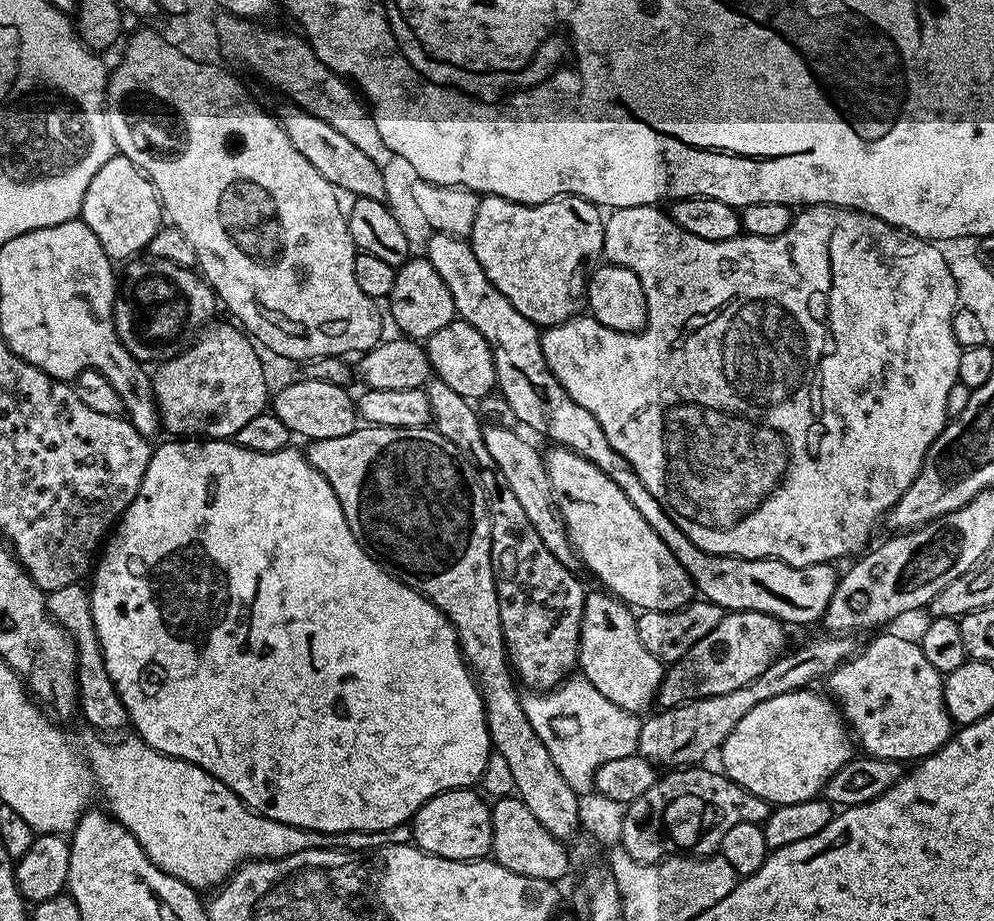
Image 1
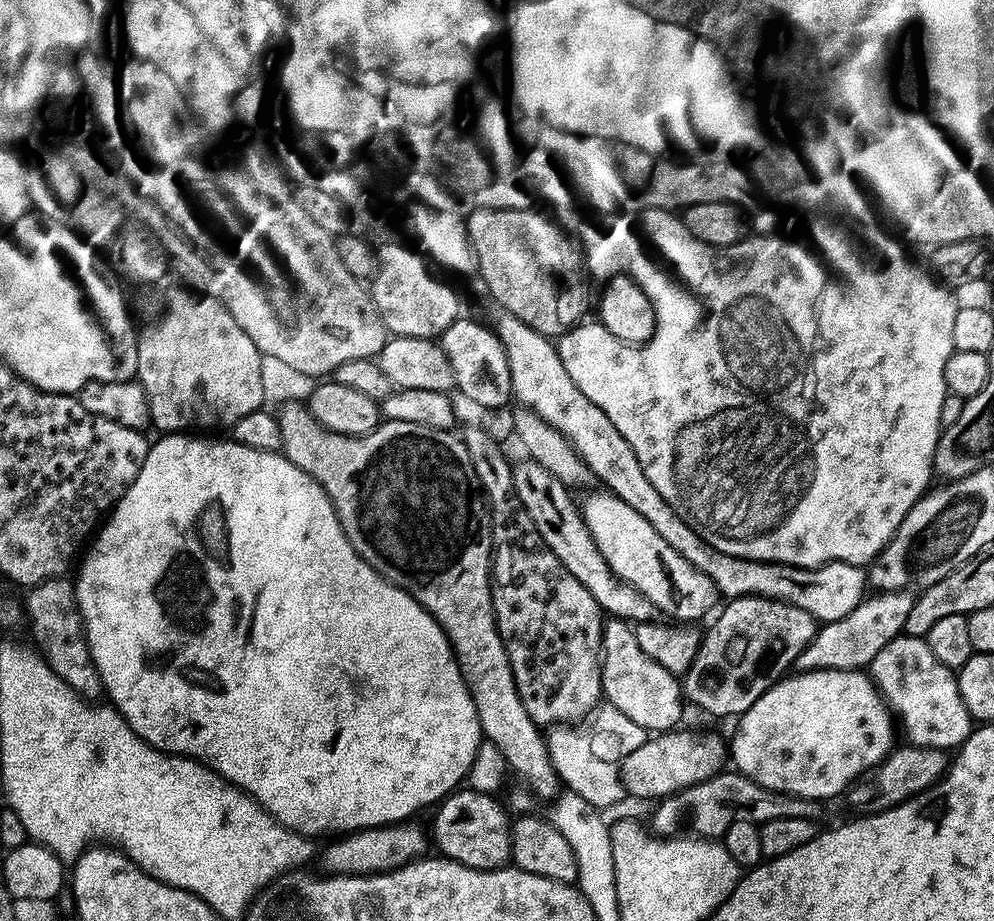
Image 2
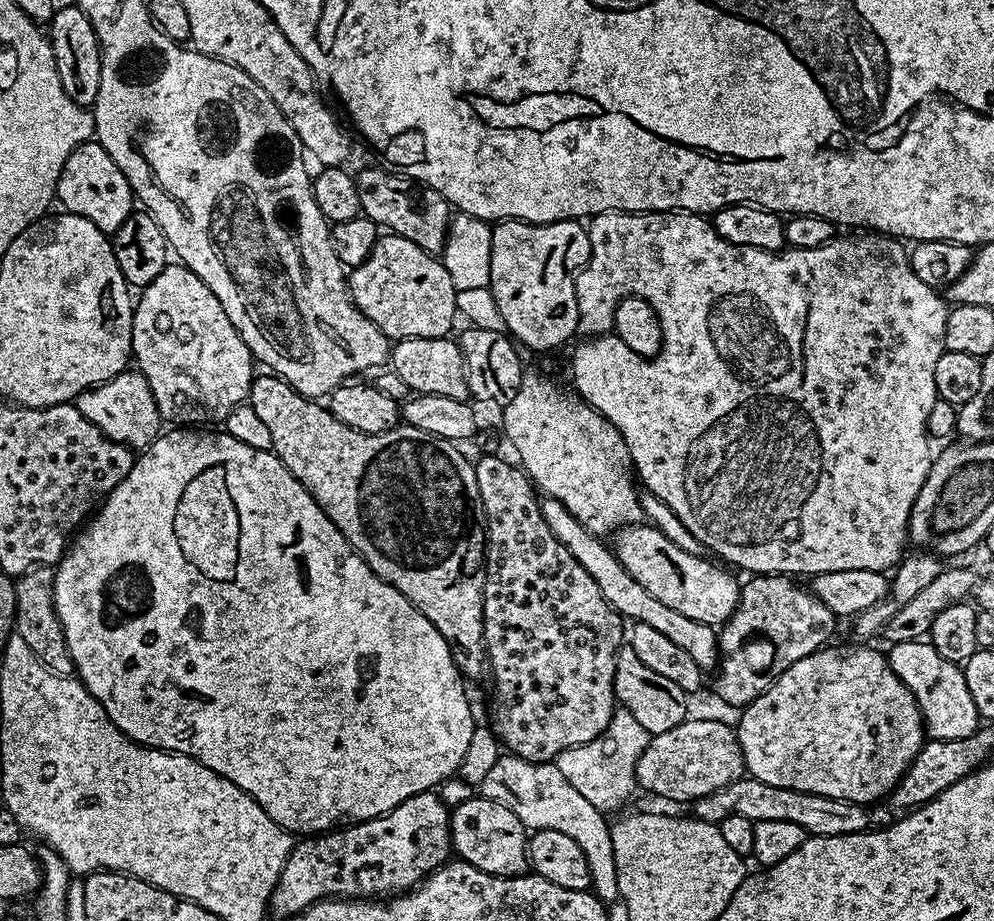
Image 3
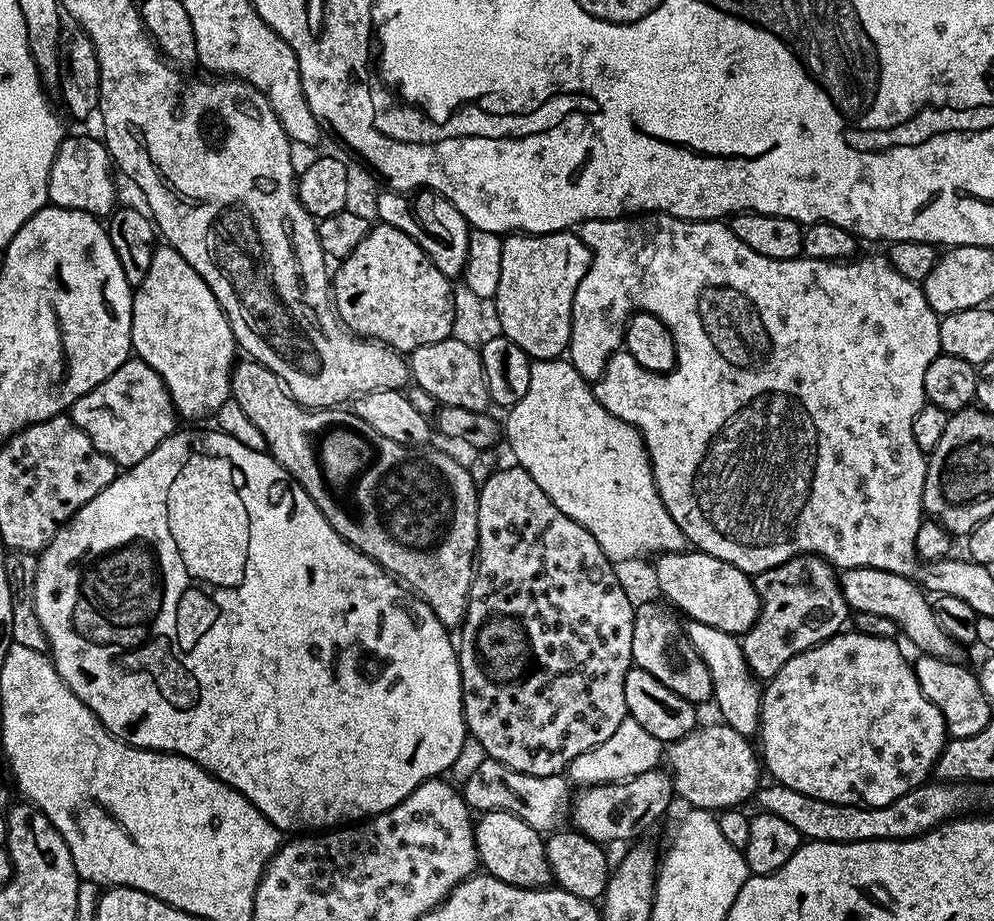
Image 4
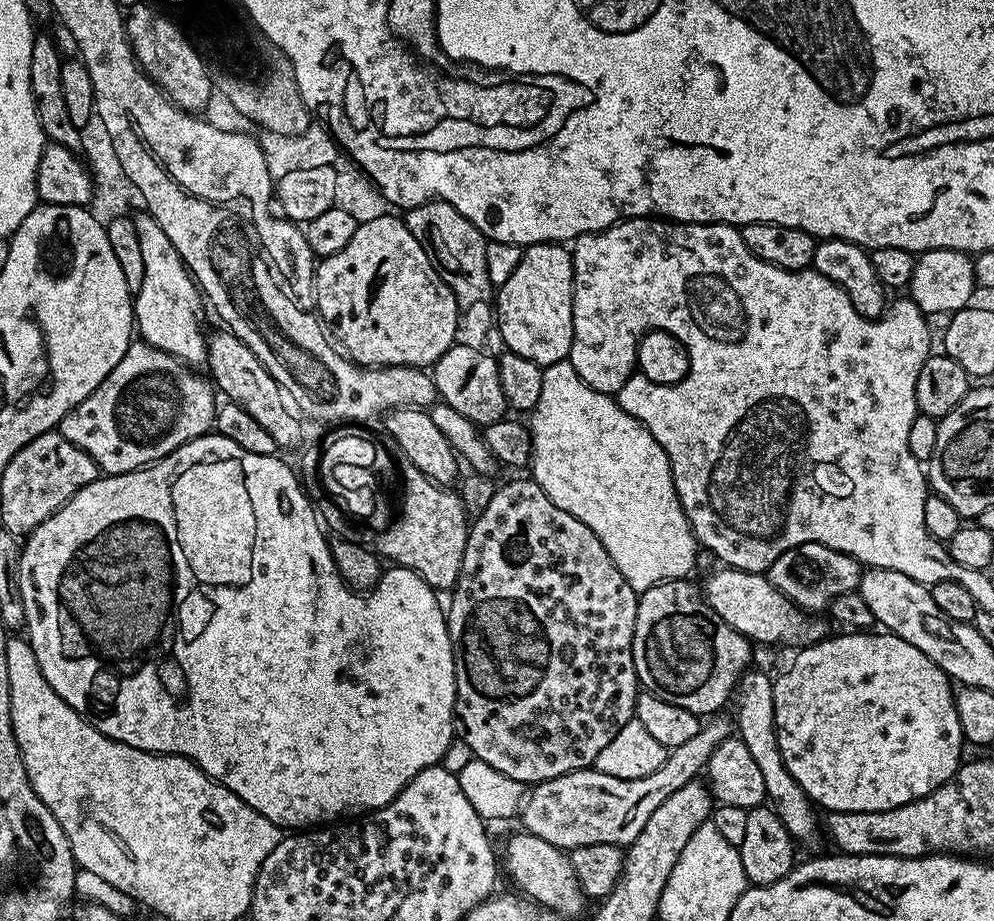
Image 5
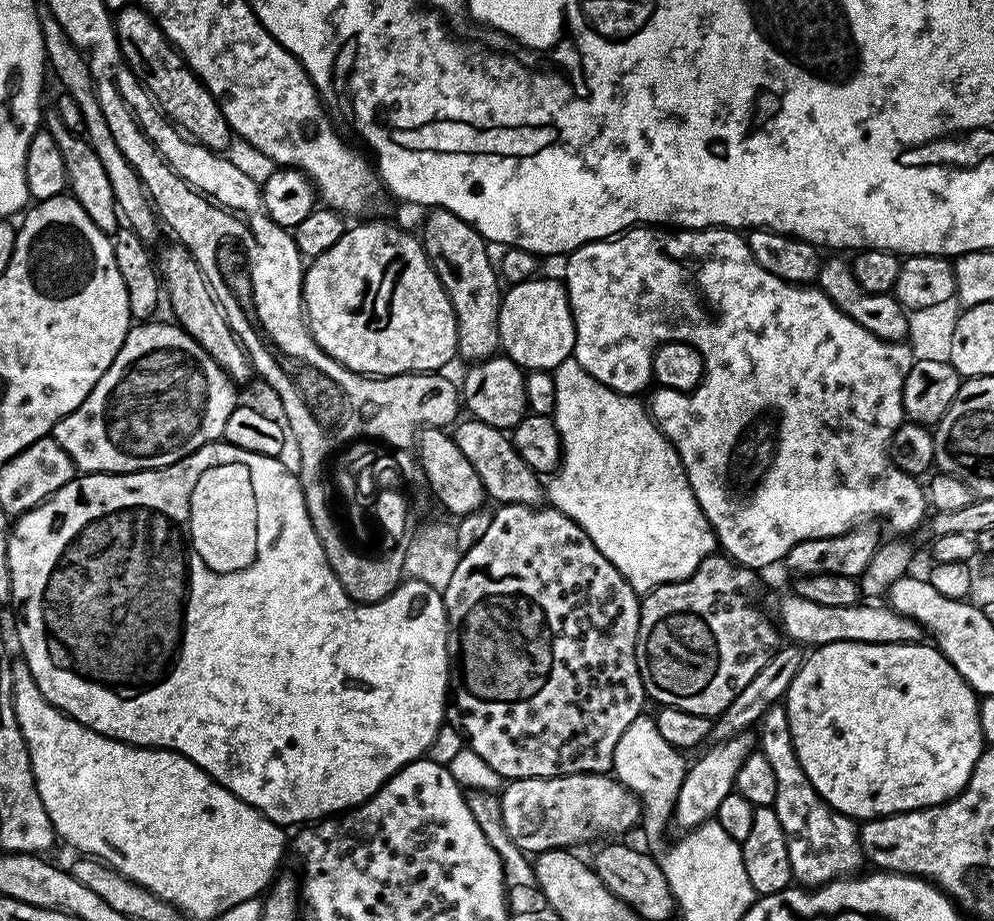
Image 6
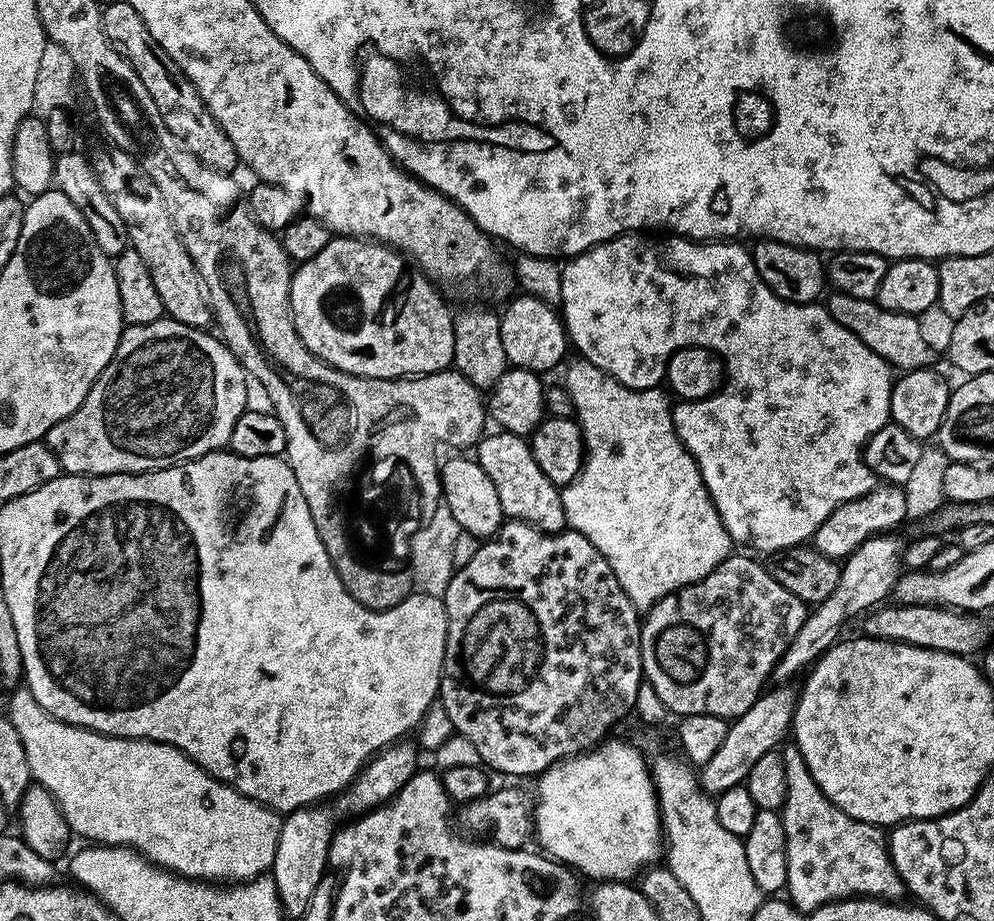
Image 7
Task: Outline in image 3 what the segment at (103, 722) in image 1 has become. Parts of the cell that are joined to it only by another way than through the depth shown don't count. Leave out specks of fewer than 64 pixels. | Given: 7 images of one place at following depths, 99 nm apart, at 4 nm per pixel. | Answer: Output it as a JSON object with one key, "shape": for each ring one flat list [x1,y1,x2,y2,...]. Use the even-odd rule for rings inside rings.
{"shape":[[38,564,15,577,18,594,18,610,16,611,15,635,46,665,50,671,59,676,73,675,70,650,66,646,66,638,62,630,62,622,54,606,55,571,47,564]]}

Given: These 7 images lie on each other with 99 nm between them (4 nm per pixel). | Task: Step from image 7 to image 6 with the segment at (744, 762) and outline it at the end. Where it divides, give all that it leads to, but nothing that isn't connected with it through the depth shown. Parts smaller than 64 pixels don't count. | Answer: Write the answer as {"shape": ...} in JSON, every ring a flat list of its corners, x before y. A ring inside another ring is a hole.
{"shape":[[741,734,713,743,713,748,705,747,699,753,701,756,693,764,691,761,687,765,674,809,674,824,684,828,680,830,694,829,715,817,718,805,726,799,726,794,735,789,738,770,742,770,742,762,746,762,746,758,754,751,754,740,750,737,751,735]]}

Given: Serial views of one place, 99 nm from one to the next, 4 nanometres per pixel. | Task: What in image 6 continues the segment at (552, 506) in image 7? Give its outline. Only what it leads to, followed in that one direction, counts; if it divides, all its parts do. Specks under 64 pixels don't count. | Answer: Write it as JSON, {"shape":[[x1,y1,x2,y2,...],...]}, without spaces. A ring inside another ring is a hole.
{"shape":[[464,418,455,425,454,439,458,450,462,450,466,458,470,458,470,466,478,470,478,478,482,478,484,494,489,501,496,500,497,505,531,504,536,506,545,499,546,488,541,477,530,466,526,466,526,462,522,462,518,450,514,450,511,439,501,429,481,420]]}

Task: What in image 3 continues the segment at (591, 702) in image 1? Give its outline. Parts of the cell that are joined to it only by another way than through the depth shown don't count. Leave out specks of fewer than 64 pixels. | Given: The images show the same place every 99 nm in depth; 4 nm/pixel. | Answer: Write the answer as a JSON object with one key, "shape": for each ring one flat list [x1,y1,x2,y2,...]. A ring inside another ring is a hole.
{"shape":[[617,707,610,718,610,726,606,726,602,735,582,746,562,750,562,754,556,756,554,763,558,770,562,770,566,782,570,782,570,786,574,786,574,790,578,790,578,794,582,794,586,802,590,802,590,806,594,806,599,812,611,814,615,808,622,807,628,799,633,799,632,791,636,792,638,788,638,758,642,758,642,750,646,750,649,739,650,733,646,726,641,726,638,718,630,714,630,710]]}

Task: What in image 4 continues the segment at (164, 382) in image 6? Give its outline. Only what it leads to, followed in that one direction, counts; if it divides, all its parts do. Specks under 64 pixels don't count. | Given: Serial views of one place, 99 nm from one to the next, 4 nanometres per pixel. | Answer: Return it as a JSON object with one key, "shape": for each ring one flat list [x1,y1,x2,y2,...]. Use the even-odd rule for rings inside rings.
{"shape":[[139,358,128,359,114,370,114,374,110,374,110,378,75,400,70,415,86,438,90,438,90,442,94,442,94,446,98,446,98,450,102,450,102,454,109,456,118,466,142,462,154,446,161,444,178,428,176,408,163,378]]}

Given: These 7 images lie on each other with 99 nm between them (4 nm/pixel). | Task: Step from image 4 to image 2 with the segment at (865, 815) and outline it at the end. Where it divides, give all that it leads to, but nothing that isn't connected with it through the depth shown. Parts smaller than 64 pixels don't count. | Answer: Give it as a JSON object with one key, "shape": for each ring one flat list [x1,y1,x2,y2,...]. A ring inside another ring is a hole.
{"shape":[[722,770,717,776,706,778,704,782,683,788,672,796,663,797,653,807,650,828,655,835,665,838,683,833,680,832,683,828,689,828,692,831,689,833,700,838,720,838,734,822,750,822,759,826,774,818,816,820,820,808,822,804,819,800,807,800,801,796,790,796,787,792,775,792,763,788,758,782,740,775,735,770]]}

